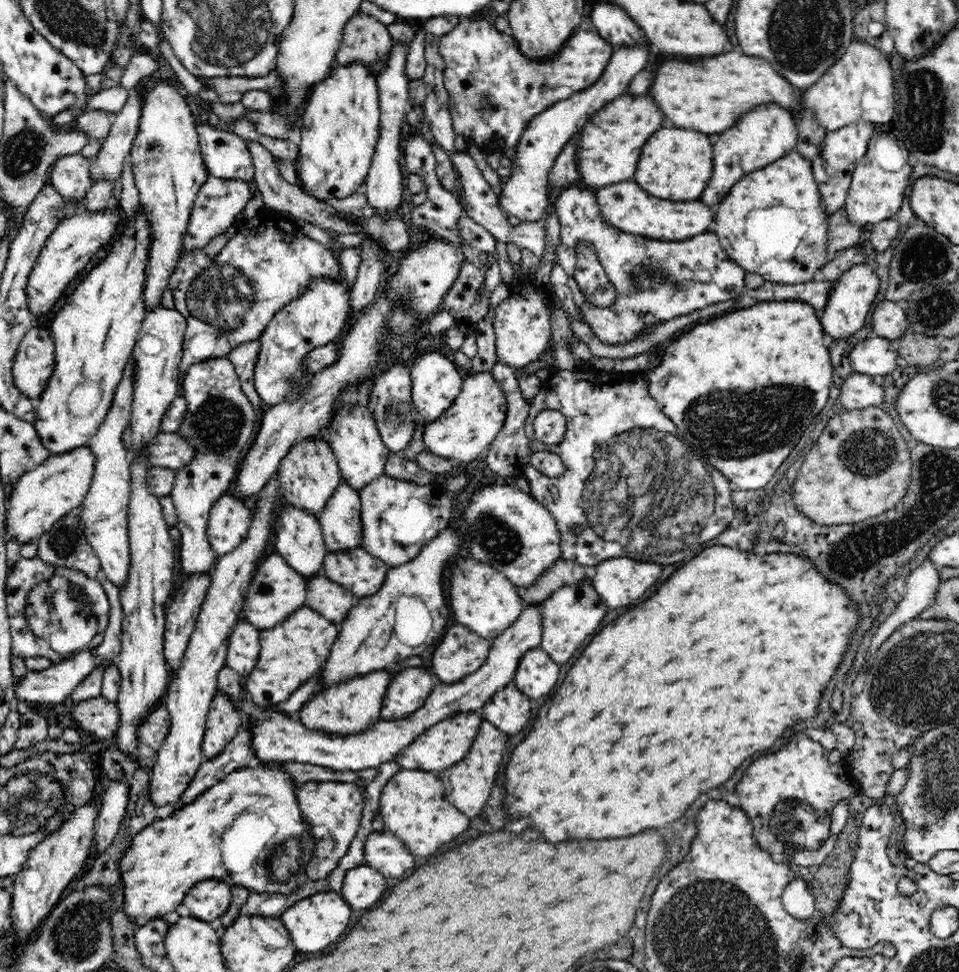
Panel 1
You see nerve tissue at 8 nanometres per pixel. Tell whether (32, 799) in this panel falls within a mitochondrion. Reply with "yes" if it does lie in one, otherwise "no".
yes

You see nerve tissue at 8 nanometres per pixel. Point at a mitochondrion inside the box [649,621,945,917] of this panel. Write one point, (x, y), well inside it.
(793, 822)

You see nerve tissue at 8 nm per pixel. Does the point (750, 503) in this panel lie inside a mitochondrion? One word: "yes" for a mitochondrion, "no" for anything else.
no

